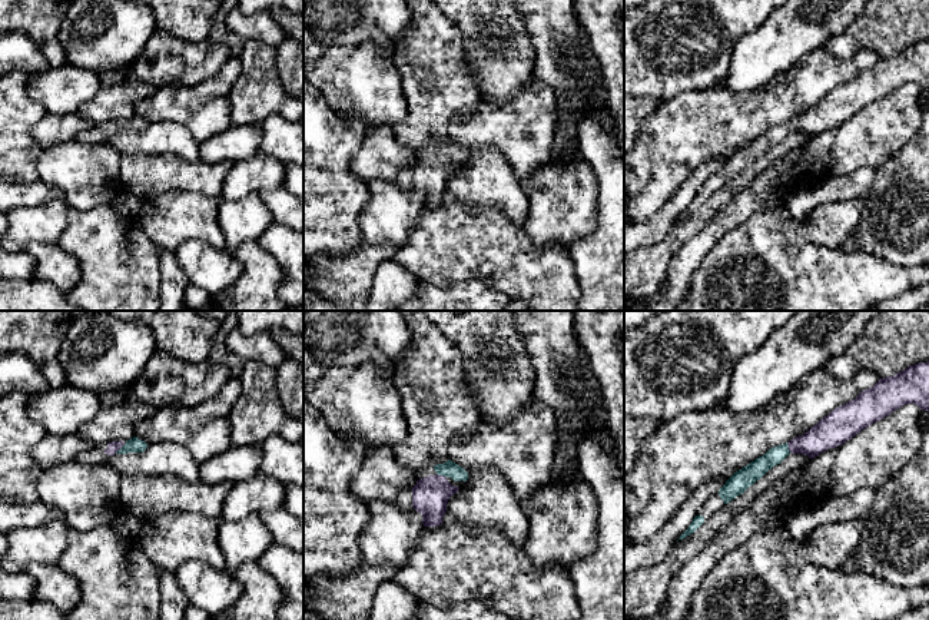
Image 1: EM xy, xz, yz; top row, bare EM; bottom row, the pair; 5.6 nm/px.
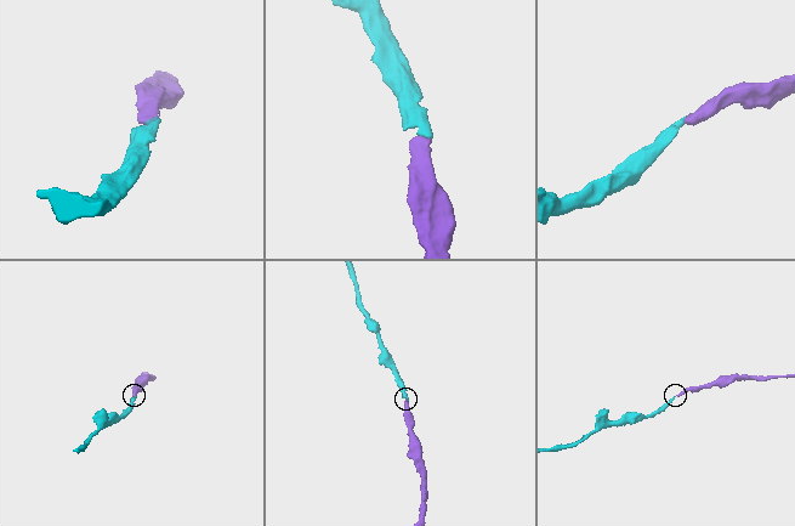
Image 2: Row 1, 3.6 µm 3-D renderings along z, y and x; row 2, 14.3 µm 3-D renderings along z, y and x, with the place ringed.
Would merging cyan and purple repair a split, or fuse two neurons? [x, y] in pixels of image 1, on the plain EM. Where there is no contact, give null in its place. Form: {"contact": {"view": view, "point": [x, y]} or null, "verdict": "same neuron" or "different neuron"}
{"contact": {"view": "yz", "point": [788, 126]}, "verdict": "same neuron"}

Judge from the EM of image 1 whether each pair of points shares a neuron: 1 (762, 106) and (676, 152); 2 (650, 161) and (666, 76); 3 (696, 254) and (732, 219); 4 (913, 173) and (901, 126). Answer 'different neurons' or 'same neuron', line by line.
1: same neuron
2: different neurons
3: same neuron
4: different neurons

